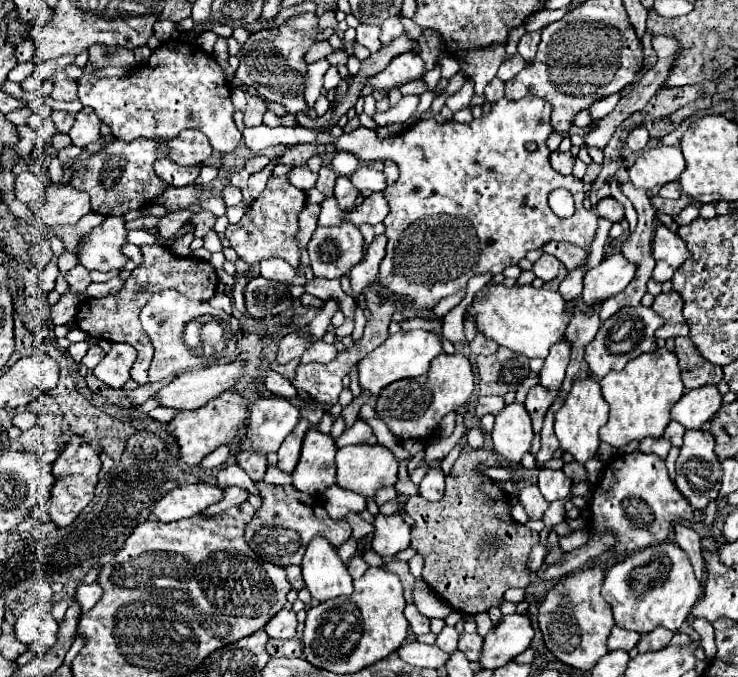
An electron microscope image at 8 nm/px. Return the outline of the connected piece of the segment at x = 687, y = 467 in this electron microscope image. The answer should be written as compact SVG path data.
M686 431L684 445L676 459L676 489L688 499L694 509L706 509L718 499L722 479L722 465L714 453L714 437L708 431Z

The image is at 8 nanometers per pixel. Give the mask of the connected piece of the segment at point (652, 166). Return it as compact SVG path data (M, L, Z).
M658 145L638 155L636 163L630 167L630 181L634 187L652 191L670 181L676 181L684 169L686 161L678 147Z

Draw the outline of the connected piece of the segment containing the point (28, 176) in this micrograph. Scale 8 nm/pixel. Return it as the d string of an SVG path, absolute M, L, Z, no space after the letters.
M22 171L14 181L16 199L22 203L44 203L46 201L46 185L32 171Z

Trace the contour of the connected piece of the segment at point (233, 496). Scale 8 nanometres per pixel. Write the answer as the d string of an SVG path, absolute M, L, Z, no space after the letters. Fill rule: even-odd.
M228 487L228 489L224 489L224 495L222 495L220 503L214 503L212 507L206 507L206 509L200 513L200 517L210 519L212 515L220 515L222 511L226 511L226 509L230 509L230 507L244 503L246 499L248 499L248 491L246 491L246 489Z

